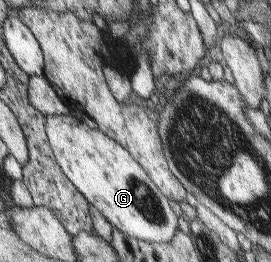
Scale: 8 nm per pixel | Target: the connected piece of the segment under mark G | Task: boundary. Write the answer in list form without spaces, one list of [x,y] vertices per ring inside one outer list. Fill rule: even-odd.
[[[69,114],[46,116],[44,131],[61,172],[112,228],[148,243],[171,240],[177,228],[177,216],[144,168],[117,141],[99,129],[90,129]]]

